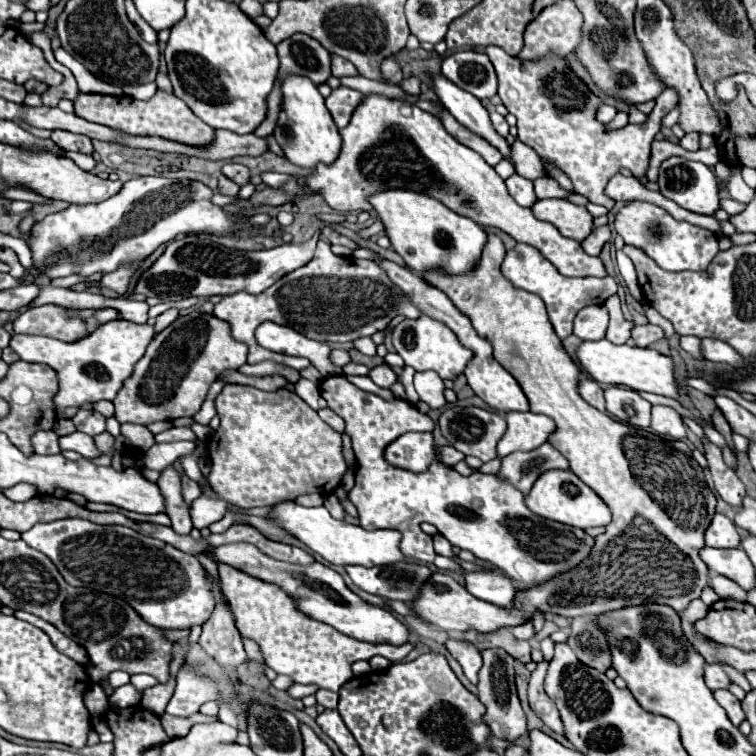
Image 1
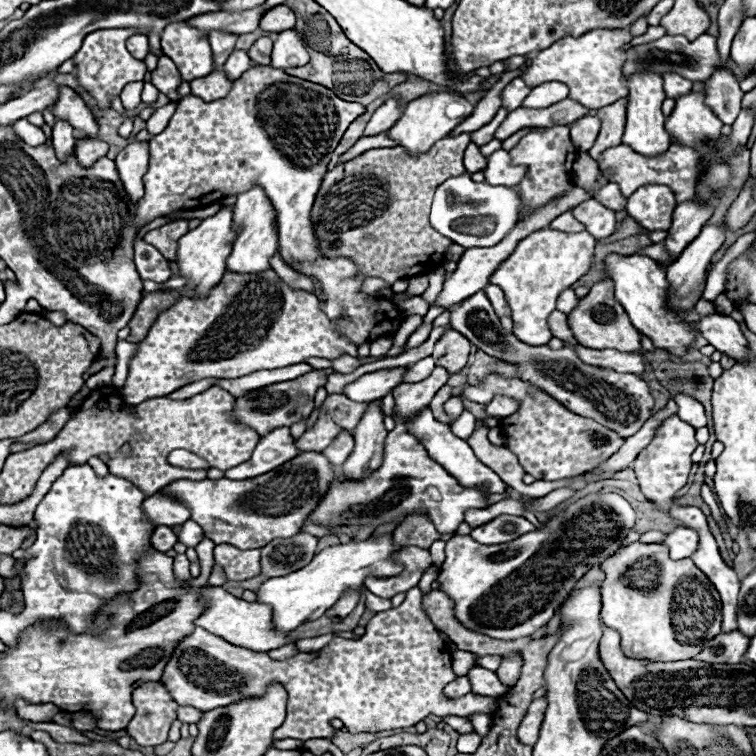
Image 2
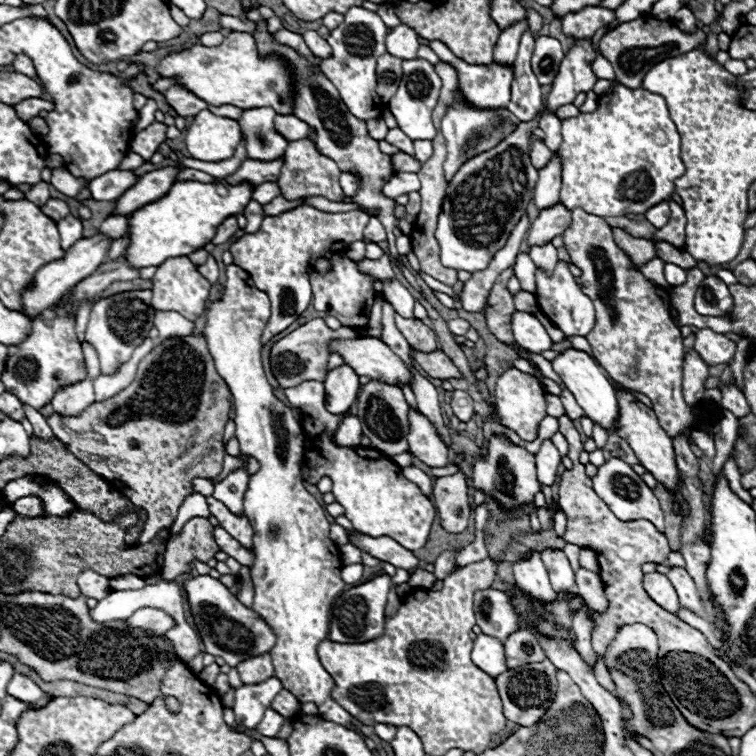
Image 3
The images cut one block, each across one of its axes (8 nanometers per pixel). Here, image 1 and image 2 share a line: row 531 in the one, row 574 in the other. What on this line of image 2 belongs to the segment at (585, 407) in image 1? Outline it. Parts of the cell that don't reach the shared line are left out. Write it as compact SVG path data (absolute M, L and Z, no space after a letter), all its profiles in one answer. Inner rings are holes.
M632 542L626 548L618 550L610 556L602 570L606 574L602 582L602 622L604 626L616 630L622 636L622 652L632 658L648 658L648 660L690 660L692 654L698 654L708 638L720 634L722 622L722 602L708 580L708 576L690 560L672 560L668 558L666 546L660 544L642 544ZM634 576L642 576L642 584L632 582Z

